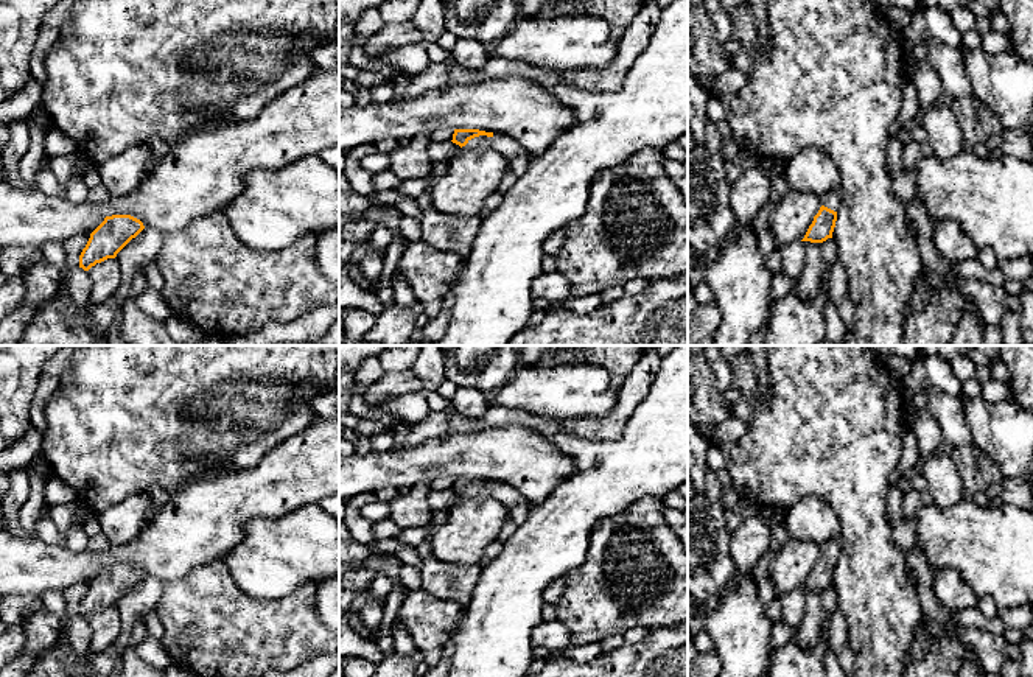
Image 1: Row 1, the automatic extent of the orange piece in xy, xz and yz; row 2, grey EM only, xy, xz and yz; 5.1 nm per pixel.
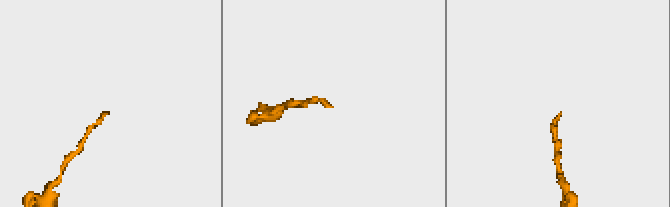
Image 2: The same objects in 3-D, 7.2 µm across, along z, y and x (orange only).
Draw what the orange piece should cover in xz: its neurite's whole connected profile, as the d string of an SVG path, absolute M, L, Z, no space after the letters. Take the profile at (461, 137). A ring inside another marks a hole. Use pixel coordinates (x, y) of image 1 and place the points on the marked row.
M454 129L451 142L459 145L460 148L492 148L498 151L501 156L504 156L507 160L527 156L527 151L515 139L506 134L493 134L479 129Z

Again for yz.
M829 190L820 201L821 207L801 241L823 243L832 238L837 210L840 209L840 190Z

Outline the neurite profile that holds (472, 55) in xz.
M457 39L451 56L457 65L467 70L482 68L490 59L487 47L471 39Z

